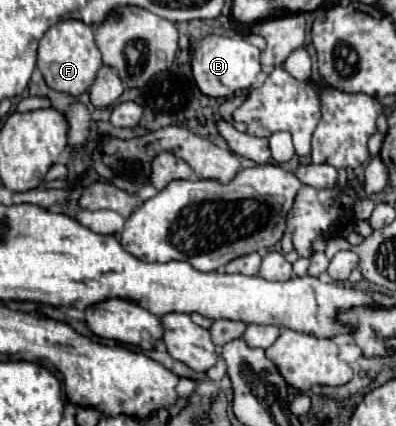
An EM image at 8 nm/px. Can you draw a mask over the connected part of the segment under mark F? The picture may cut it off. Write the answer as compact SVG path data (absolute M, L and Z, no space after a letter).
M62 20L54 24L38 44L38 70L46 84L56 92L66 92L74 98L88 92L102 66L100 50L94 42L94 28L80 20Z

